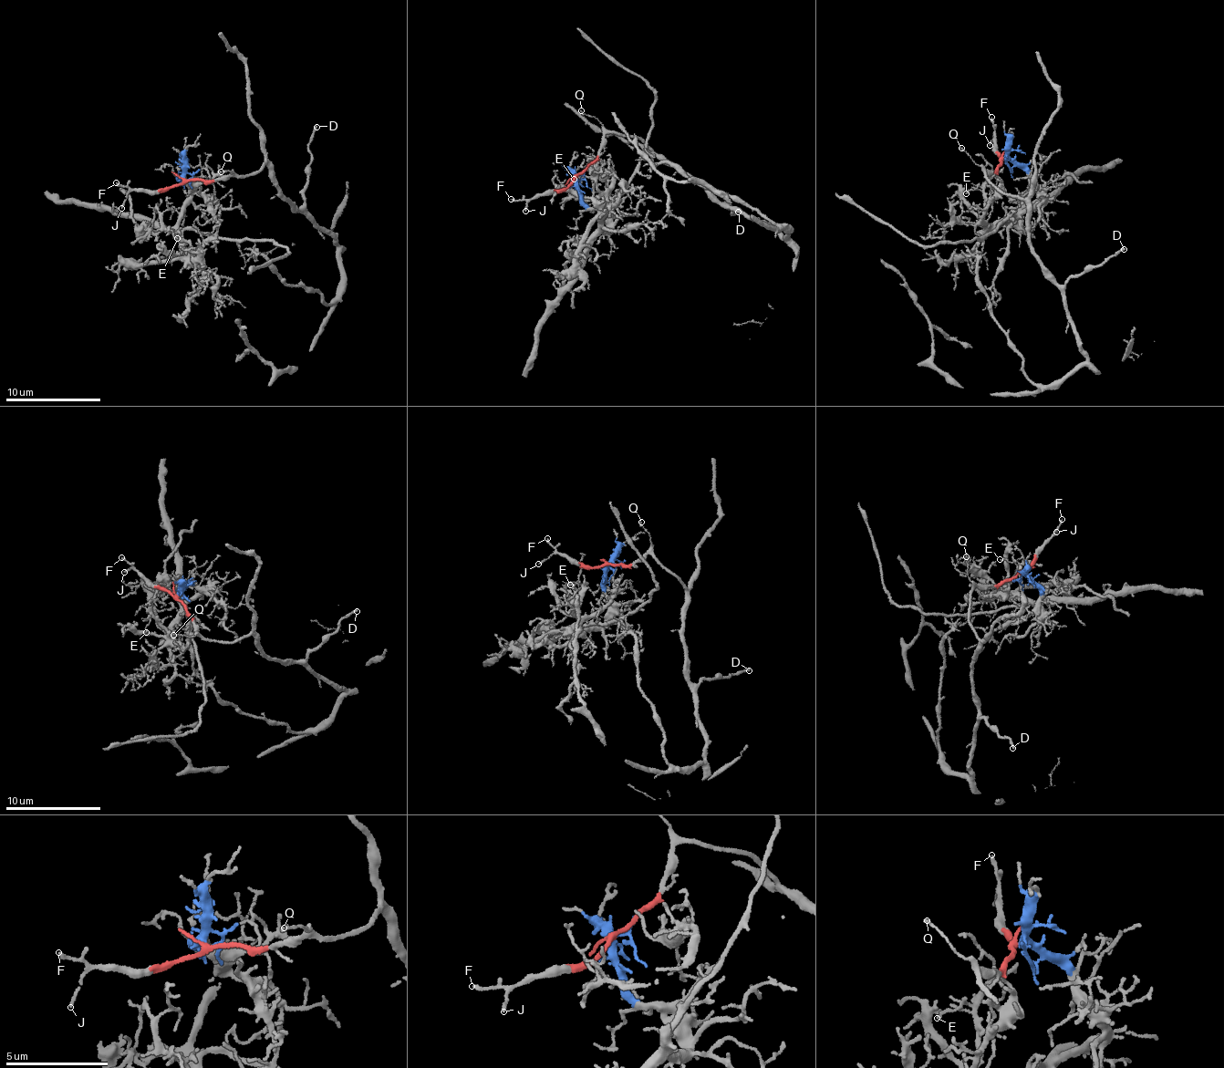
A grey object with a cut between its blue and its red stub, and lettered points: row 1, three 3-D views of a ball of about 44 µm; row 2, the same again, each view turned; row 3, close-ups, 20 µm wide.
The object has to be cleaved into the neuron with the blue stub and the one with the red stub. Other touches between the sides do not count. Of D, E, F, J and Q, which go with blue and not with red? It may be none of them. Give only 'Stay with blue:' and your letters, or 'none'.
Stay with blue: E

